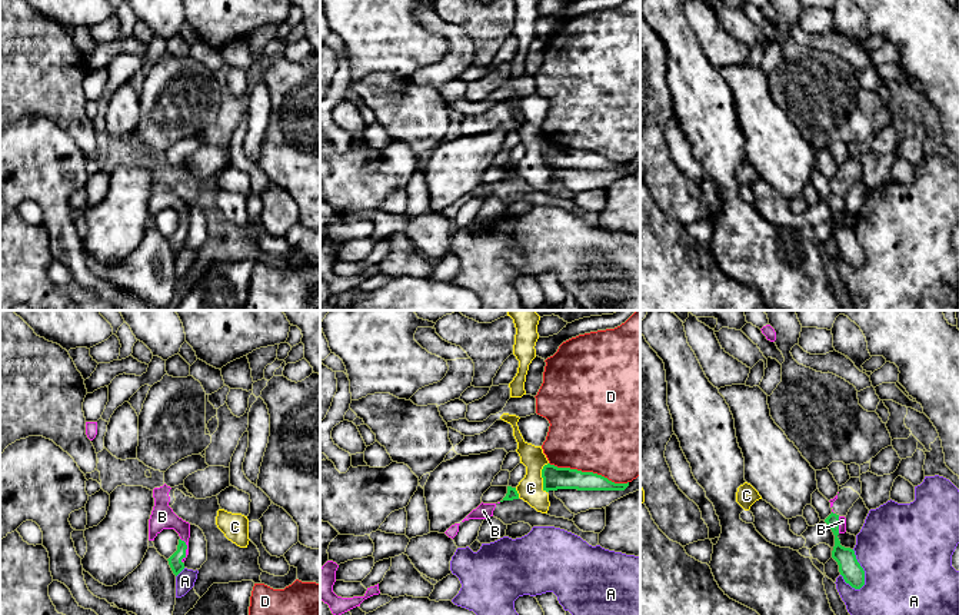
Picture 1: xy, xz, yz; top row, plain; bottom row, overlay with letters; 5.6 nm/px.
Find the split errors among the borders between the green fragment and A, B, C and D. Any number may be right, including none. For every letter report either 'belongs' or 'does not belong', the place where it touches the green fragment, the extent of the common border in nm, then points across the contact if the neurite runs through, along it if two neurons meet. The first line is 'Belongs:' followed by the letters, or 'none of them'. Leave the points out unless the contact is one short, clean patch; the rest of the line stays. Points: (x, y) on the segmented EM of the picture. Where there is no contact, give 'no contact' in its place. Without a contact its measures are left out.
Belongs: B
A: does not belong; contact yz (862, 569); length 240 nm
B: belongs; contact xy (185, 551); length 140 nm; way xy (175, 561), (185, 551), (185, 534), (162, 517)
C: does not belong; contact xz (542, 476); length 180 nm; border xz (548, 462), (542, 469), (542, 488), (546, 492)
D: does not belong; contact xz (589, 472); length 460 nm

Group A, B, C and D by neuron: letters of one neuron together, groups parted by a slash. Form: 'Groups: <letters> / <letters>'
Groups: A / B / C / D

